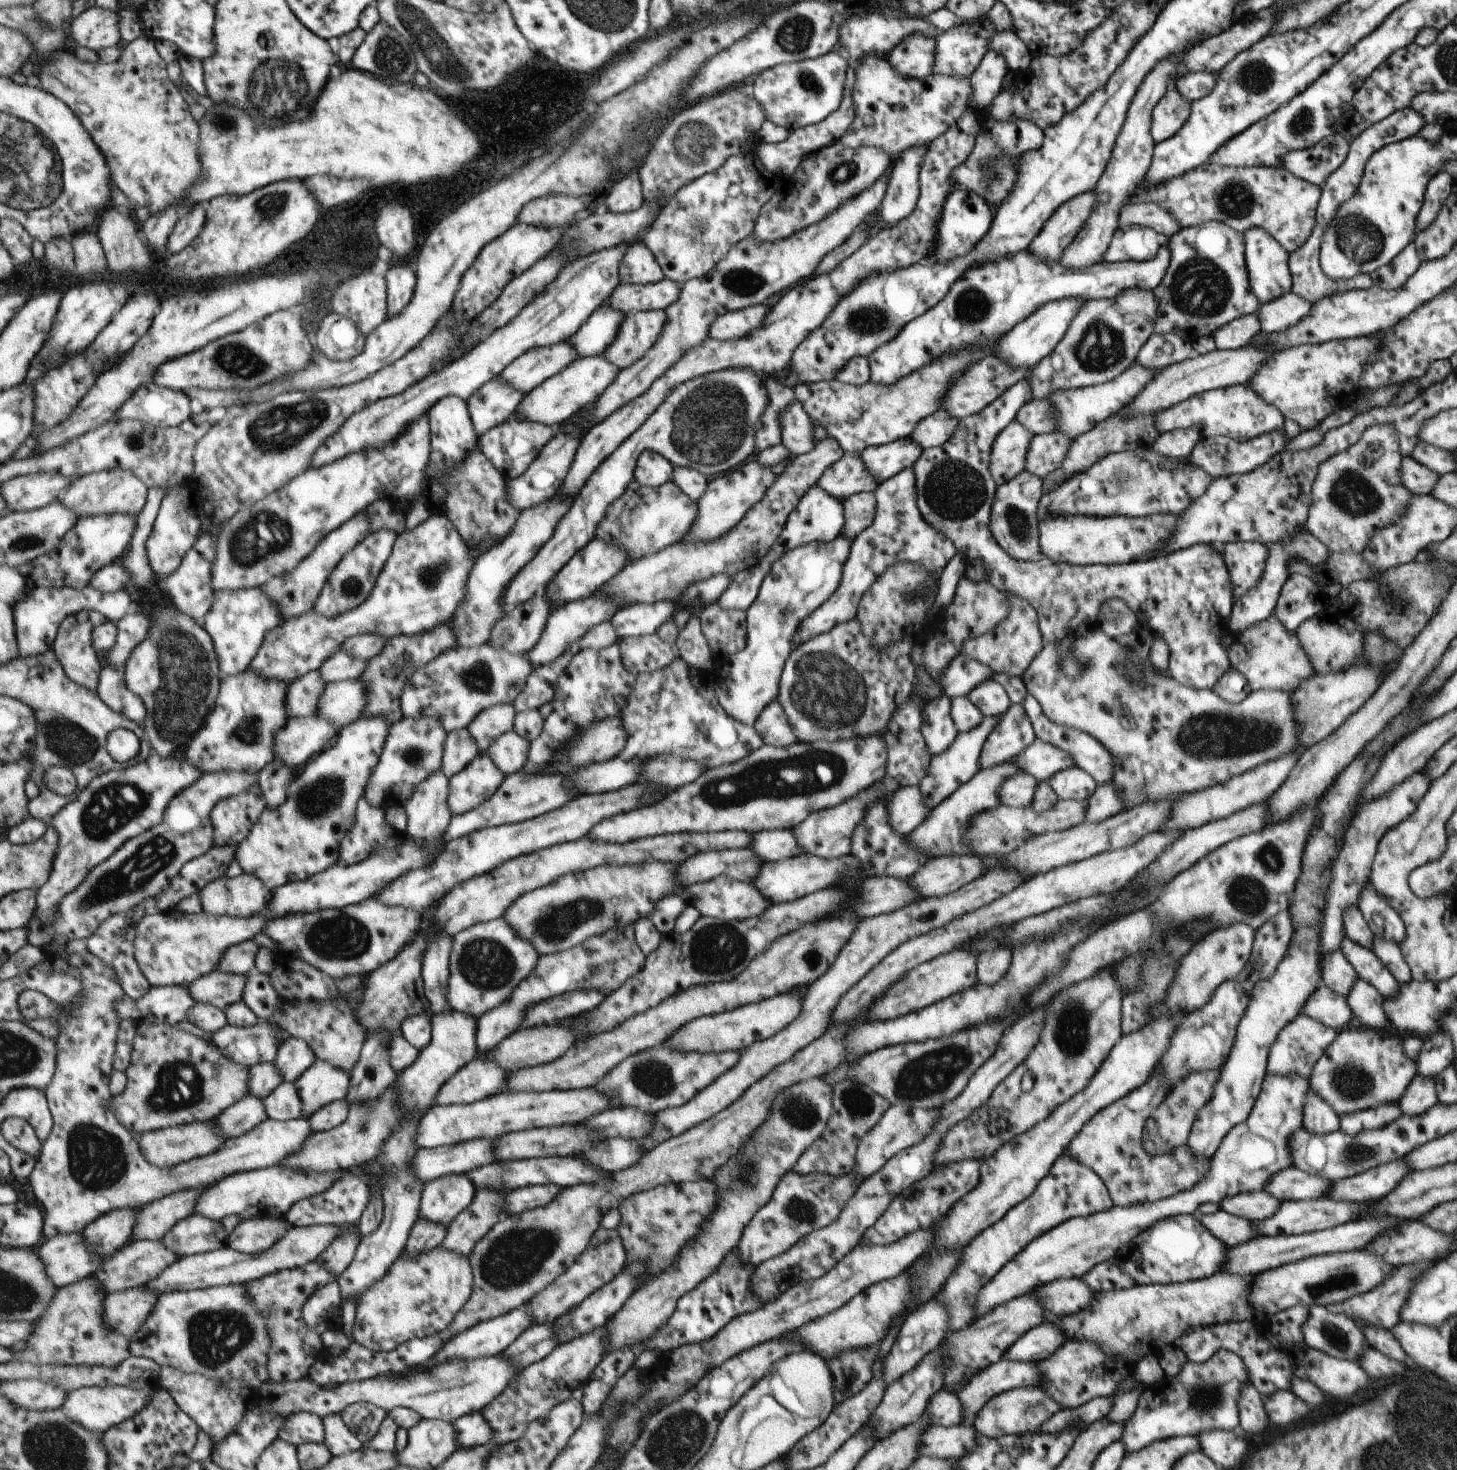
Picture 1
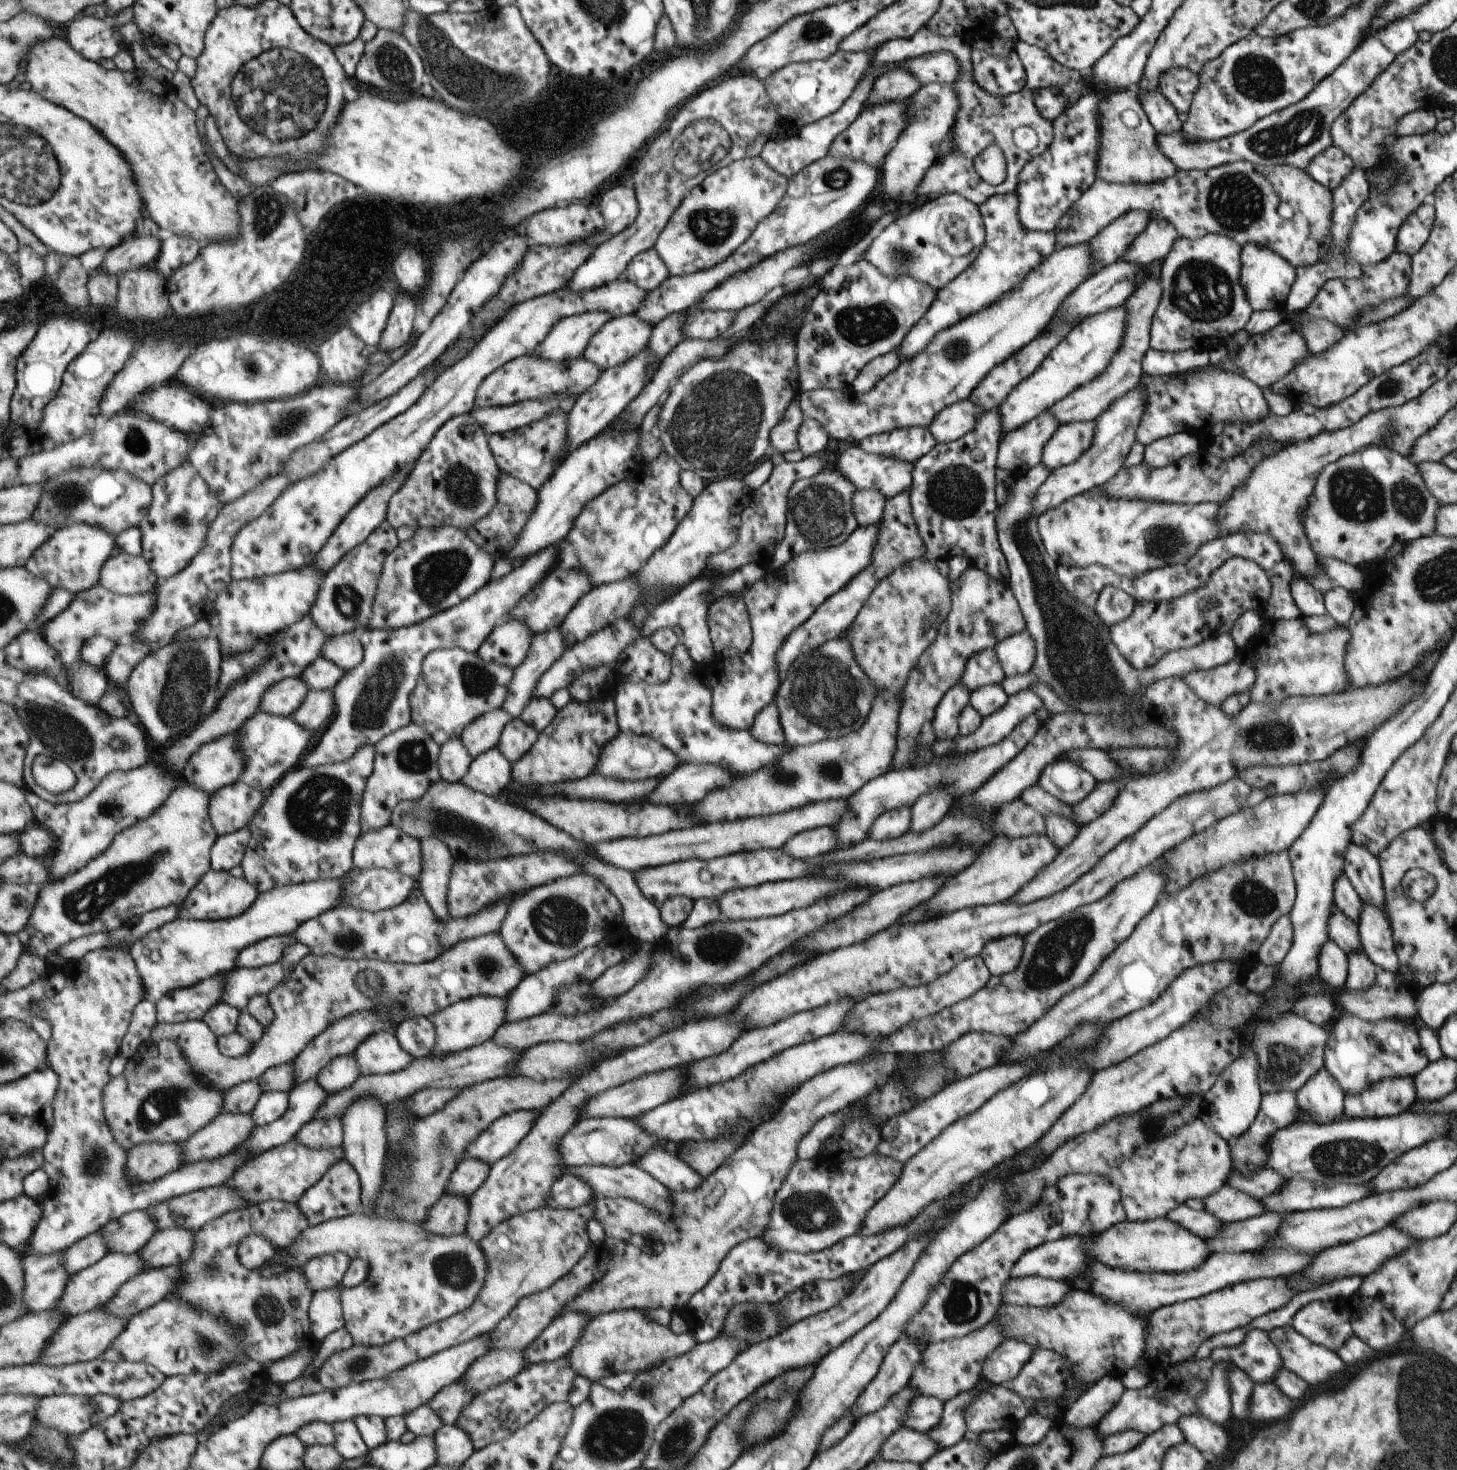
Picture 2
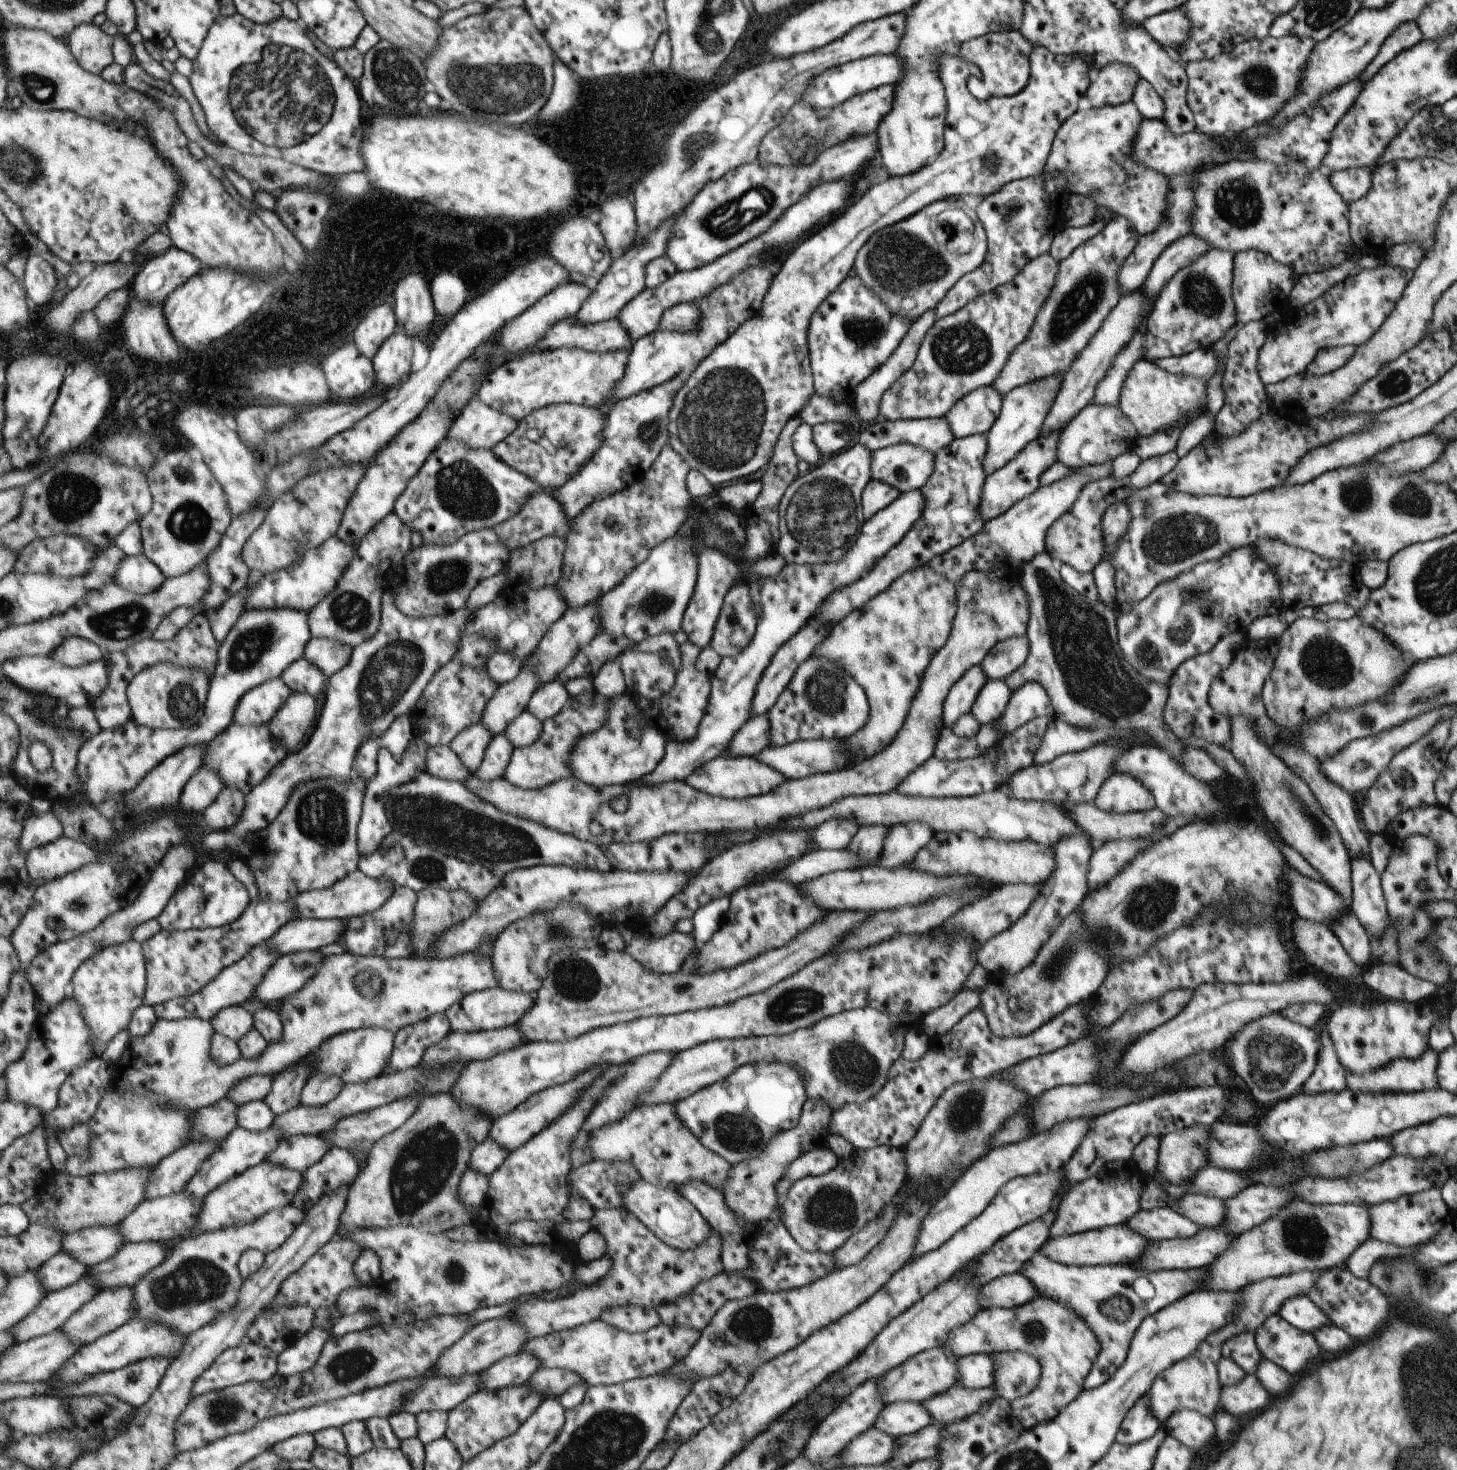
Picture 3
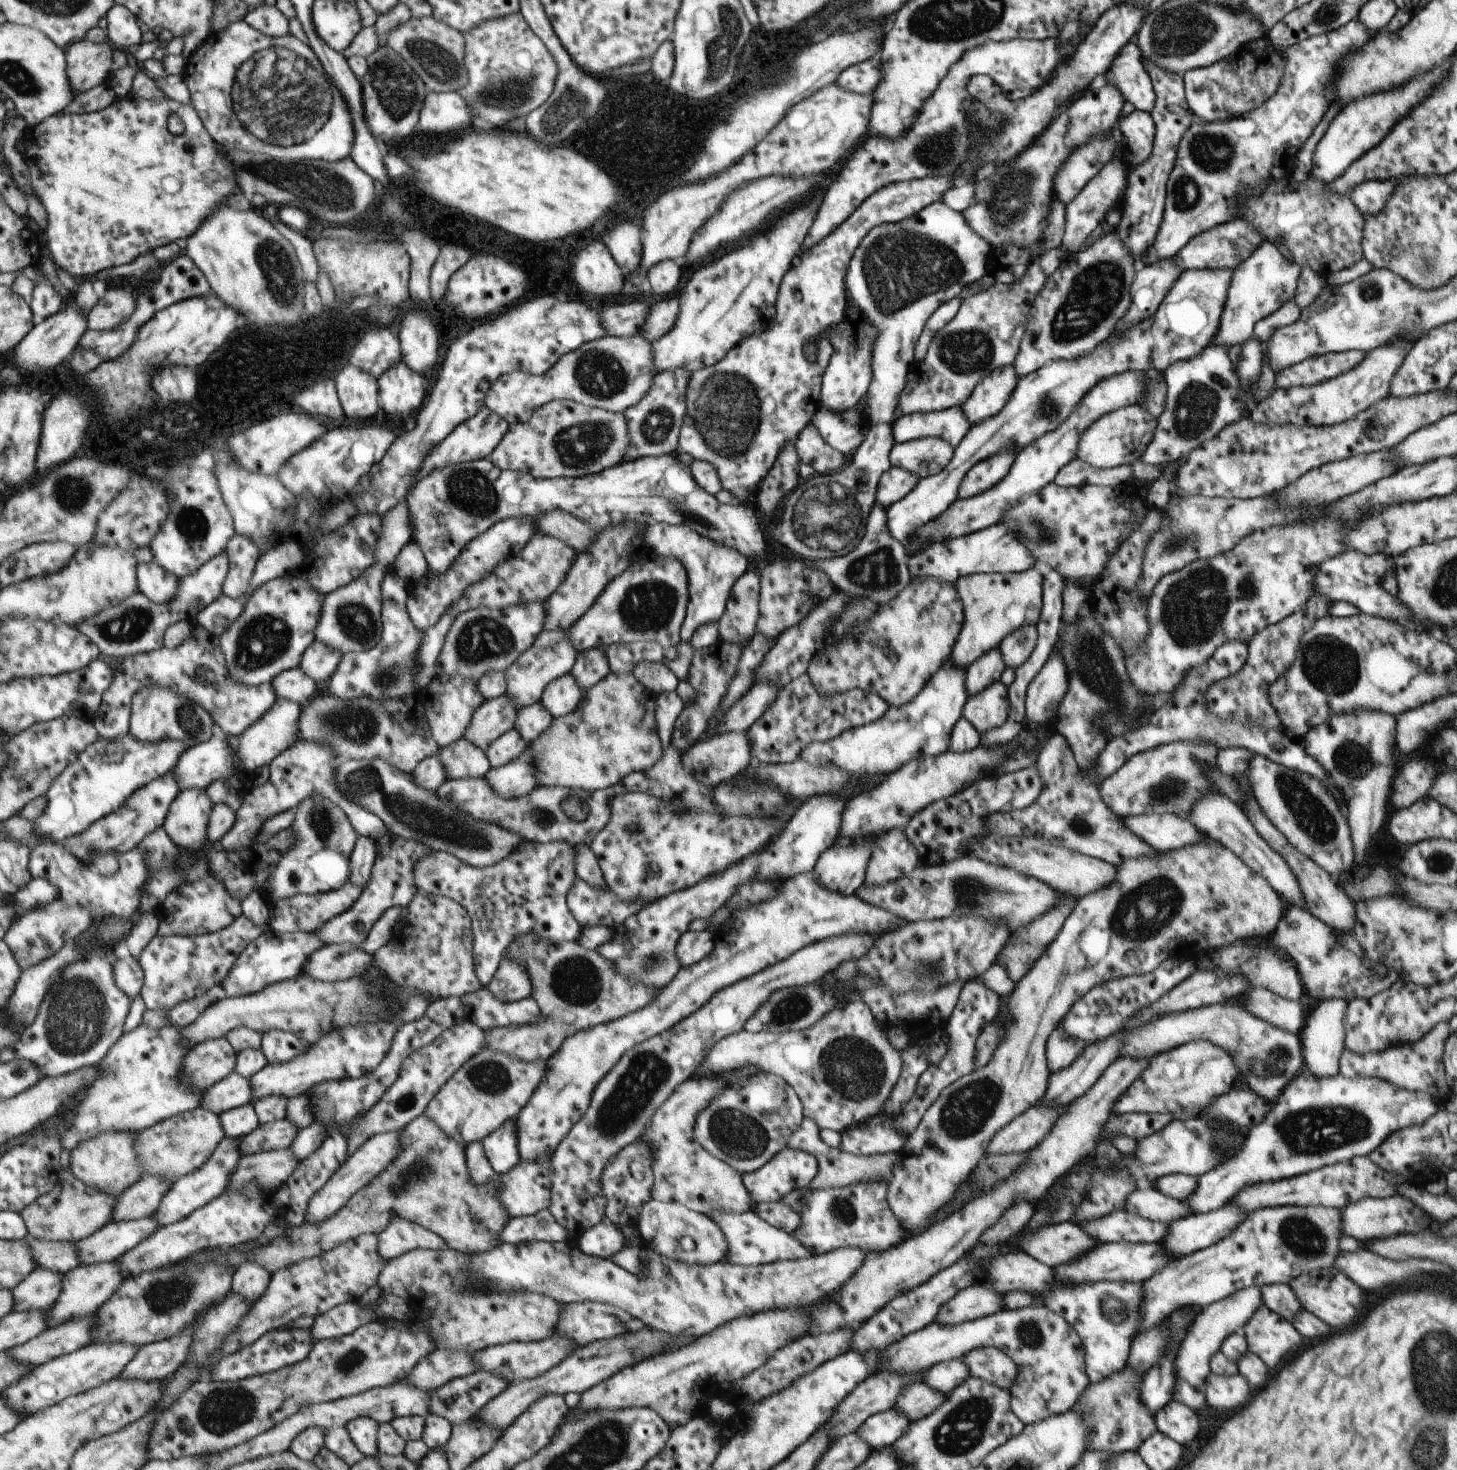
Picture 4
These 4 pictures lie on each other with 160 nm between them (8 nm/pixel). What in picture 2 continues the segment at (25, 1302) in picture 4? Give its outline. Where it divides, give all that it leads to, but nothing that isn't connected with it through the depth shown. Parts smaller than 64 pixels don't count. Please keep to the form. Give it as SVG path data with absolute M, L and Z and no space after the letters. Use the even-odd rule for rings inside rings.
M99 1230L85 1239L79 1240L65 1252L65 1268L69 1270L69 1274L75 1275L77 1272L97 1264L109 1253L111 1250L105 1242L105 1236Z

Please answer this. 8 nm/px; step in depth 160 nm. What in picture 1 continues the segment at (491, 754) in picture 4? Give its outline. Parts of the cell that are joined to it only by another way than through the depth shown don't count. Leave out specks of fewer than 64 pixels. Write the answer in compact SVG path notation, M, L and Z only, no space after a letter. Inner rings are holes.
M487 753L477 754L464 771L450 778L449 804L454 816L486 801L504 778Z

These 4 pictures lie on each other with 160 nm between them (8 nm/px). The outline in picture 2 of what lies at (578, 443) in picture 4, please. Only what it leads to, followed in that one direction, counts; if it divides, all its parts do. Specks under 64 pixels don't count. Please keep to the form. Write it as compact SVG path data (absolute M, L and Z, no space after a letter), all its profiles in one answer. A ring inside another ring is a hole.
M555 410L555 412L547 414L547 416L543 416L541 420L517 428L512 432L487 435L488 445L493 460L496 460L497 468L537 491L541 484L549 480L553 470L559 466L561 456L565 454L567 416L568 414L565 414L565 412Z

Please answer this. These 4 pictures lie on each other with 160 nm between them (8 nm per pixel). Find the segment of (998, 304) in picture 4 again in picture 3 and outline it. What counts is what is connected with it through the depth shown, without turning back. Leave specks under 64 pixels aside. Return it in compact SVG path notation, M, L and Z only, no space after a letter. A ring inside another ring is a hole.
M1039 255L1019 268L1011 281L935 320L921 339L912 366L883 392L879 416L888 421L943 417L968 392L991 385L1009 353L1029 332L1037 309L1053 286L1057 265L1052 256Z

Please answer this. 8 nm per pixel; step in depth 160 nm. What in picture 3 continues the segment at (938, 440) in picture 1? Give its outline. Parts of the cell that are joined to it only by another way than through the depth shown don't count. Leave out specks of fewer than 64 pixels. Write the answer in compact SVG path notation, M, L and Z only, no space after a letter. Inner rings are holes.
M987 385L968 392L943 417L957 439L985 435L1000 413L1001 405L1002 396Z

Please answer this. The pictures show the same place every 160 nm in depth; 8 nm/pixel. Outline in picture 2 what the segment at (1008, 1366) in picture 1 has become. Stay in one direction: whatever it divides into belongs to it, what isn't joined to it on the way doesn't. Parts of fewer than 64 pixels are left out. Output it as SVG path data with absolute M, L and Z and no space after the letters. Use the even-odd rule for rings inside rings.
M985 1380L977 1382L971 1390L957 1394L951 1400L943 1403L943 1414L941 1420L937 1422L935 1428L931 1428L926 1434L929 1440L933 1440L941 1449L957 1444L961 1438L967 1433L967 1426L963 1420L963 1410L969 1404L969 1400L973 1398L975 1392L979 1392L981 1388L985 1388L988 1384Z

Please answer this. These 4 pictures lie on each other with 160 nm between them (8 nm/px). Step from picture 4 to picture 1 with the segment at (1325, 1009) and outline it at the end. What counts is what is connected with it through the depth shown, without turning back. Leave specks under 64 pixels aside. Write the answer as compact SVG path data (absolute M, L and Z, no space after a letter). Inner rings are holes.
M1307 1089L1302 1106L1302 1126L1309 1132L1325 1134L1340 1128L1340 1117L1313 1089Z

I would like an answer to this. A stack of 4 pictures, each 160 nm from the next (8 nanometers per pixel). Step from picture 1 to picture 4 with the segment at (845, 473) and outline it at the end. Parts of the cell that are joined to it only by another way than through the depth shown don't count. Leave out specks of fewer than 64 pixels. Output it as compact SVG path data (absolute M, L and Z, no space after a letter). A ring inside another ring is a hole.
M921 437L890 448L892 467L912 472L917 478L936 475L952 457L954 448L941 437Z

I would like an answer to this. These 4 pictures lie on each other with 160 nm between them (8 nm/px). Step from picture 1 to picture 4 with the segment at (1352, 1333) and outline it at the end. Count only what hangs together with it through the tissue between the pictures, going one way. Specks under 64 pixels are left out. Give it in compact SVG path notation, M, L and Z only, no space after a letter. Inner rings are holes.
M1271 1283L1258 1287L1261 1302L1282 1319L1294 1319L1295 1312L1301 1308L1293 1291L1285 1283Z

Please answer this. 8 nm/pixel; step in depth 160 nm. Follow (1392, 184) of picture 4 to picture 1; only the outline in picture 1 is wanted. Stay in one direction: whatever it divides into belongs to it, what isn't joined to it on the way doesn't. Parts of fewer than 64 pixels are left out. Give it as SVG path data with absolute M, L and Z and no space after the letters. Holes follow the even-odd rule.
M1339 132L1321 138L1315 146L1287 150L1279 167L1300 180L1322 186L1325 178L1339 168L1347 158L1350 140Z

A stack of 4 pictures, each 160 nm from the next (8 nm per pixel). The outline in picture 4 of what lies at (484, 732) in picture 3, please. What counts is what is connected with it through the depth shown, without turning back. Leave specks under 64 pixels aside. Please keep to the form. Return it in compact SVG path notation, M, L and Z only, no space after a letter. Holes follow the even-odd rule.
M465 738L441 748L440 759L449 779L481 779L491 770L487 753Z

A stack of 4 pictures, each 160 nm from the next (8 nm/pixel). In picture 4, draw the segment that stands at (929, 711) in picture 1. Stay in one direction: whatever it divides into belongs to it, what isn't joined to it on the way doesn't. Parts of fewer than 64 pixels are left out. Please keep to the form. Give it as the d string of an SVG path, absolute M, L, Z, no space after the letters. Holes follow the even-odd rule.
M997 647L989 649L985 654L976 658L965 667L965 686L968 696L977 694L986 686L999 681L999 675L1004 668L1004 662Z

